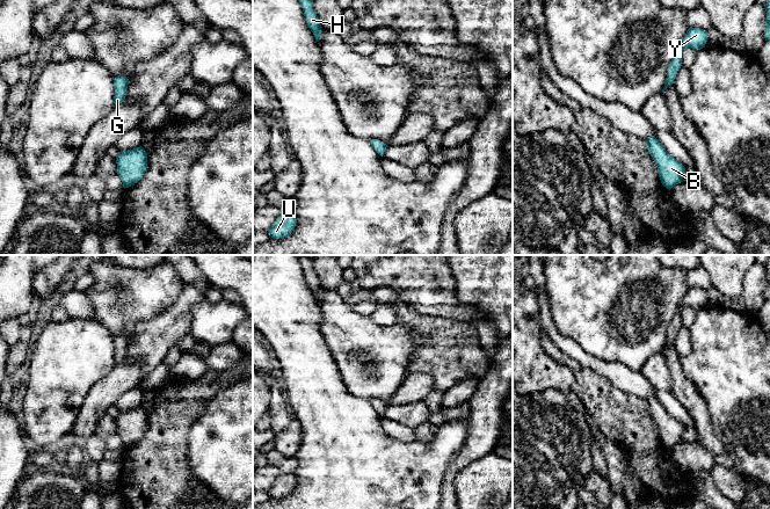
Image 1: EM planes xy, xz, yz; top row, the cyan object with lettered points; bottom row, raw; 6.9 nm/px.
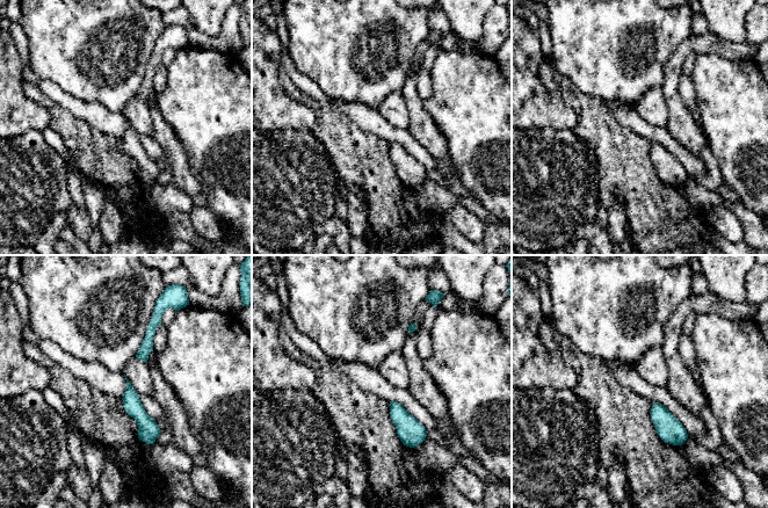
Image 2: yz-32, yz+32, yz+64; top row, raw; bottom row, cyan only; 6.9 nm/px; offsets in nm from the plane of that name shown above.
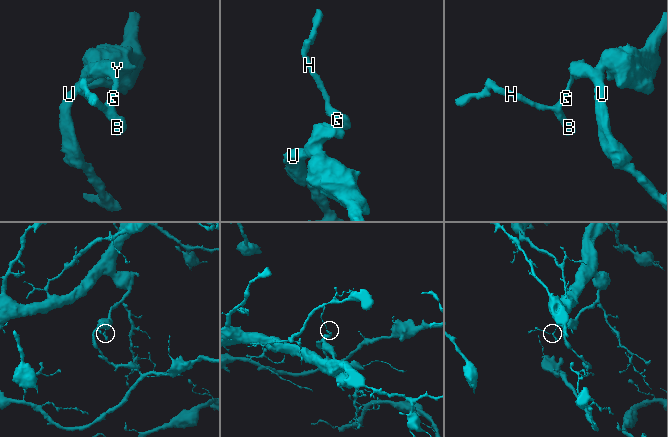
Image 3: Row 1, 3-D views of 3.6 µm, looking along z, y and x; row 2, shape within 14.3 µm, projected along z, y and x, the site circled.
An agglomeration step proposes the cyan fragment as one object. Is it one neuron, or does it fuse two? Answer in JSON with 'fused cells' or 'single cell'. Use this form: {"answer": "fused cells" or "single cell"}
{"answer": "single cell"}

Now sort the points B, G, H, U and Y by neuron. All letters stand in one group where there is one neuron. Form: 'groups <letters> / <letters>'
groups B G H U Y

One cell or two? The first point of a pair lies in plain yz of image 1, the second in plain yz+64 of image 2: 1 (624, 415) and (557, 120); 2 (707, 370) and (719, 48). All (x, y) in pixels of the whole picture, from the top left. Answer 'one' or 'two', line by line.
1: two
2: two

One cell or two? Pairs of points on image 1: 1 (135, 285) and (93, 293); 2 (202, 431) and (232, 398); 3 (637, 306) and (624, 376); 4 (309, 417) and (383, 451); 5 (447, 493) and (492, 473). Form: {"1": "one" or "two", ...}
{"1": "one", "2": "one", "3": "two", "4": "one", "5": "two"}

